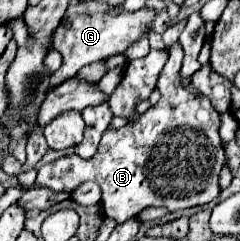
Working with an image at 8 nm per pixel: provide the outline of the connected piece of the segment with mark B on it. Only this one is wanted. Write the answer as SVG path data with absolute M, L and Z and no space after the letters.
M182 45L168 47L168 61L160 73L158 89L162 99L128 125L106 131L92 159L68 155L44 165L38 171L38 187L52 191L76 191L86 181L96 181L102 189L106 217L124 223L146 207L166 207L170 211L206 205L218 197L218 175L224 163L220 143L220 113L202 95L194 95L180 85Z

